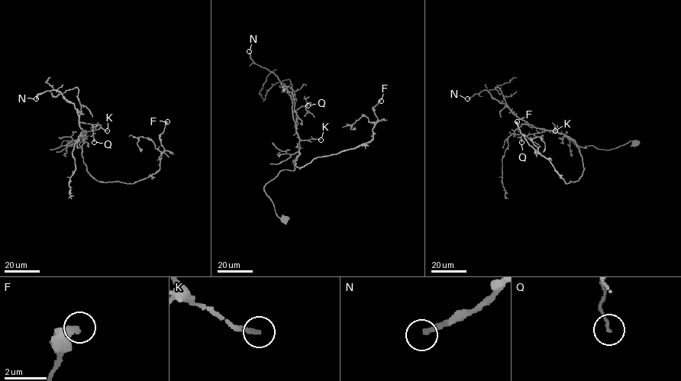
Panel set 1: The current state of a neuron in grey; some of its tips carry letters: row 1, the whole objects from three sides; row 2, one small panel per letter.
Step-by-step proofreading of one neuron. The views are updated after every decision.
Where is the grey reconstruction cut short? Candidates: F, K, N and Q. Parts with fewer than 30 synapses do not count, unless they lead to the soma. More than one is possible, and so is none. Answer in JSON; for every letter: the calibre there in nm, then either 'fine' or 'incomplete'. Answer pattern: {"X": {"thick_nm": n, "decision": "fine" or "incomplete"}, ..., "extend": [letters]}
{"F": {"thick_nm": 400, "decision": "fine"}, "K": {"thick_nm": 180, "decision": "fine"}, "N": {"thick_nm": 280, "decision": "incomplete"}, "Q": {"thick_nm": 120, "decision": "fine"}, "extend": ["N"]}

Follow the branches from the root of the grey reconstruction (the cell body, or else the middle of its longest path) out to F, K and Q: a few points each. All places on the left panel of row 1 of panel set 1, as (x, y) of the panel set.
F: (71, 143), (50, 150), (81, 147), (84, 138), (82, 155), (91, 176), (133, 183), (159, 169), (167, 121)
K: (71, 143), (63, 140), (50, 150), (62, 145), (81, 147), (87, 131), (107, 130)
Q: (71, 143), (63, 140), (50, 150), (62, 145), (81, 147), (86, 132), (80, 122), (93, 127), (94, 142)

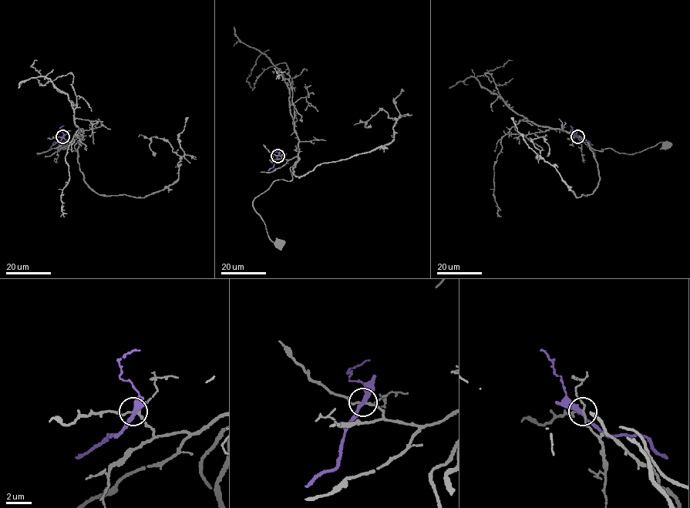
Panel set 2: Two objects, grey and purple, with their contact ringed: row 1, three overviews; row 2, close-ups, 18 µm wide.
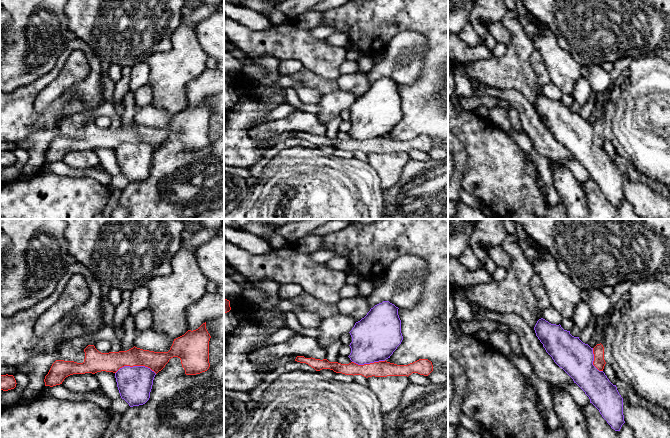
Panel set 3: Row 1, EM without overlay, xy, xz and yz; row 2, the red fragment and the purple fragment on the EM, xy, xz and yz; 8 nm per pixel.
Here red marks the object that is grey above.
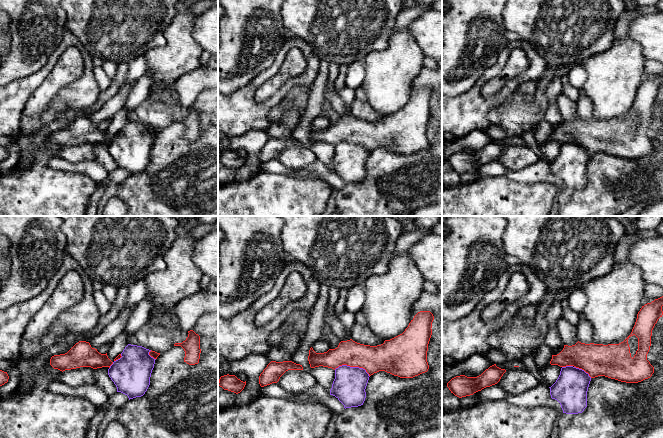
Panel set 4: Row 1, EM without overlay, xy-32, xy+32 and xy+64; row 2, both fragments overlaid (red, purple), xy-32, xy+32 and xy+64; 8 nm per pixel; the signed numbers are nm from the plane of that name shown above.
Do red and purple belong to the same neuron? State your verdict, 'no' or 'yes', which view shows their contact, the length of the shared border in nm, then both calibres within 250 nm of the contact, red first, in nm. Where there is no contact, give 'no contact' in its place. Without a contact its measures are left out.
no | xy | 340 nm | 160/280 nm

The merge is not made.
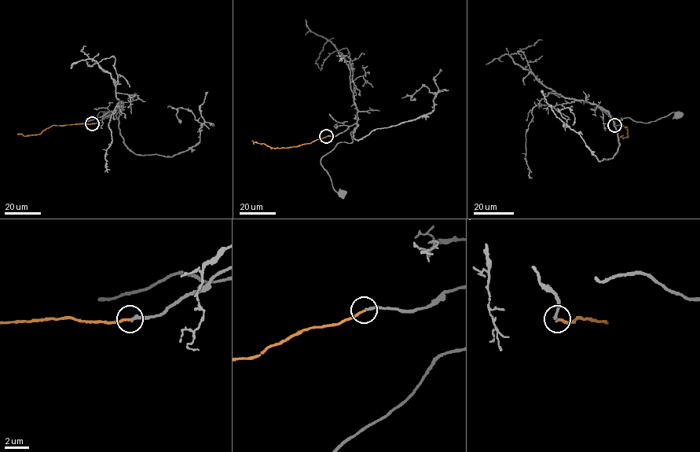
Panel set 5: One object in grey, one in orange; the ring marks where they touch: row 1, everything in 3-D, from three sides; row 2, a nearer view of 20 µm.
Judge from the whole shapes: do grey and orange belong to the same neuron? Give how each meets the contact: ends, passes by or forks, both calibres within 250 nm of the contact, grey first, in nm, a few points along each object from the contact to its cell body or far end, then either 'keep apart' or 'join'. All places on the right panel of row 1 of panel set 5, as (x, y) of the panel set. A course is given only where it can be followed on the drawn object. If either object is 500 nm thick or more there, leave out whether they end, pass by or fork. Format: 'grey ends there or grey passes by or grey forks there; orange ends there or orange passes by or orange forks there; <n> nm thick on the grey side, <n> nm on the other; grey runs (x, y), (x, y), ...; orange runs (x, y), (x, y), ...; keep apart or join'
grey ends there; orange ends there; 240 nm thick on the grey side, 200 nm on the other; grey runs (614, 125), (614, 121), (601, 108), (617, 119), (630, 118), (646, 123), (673, 112), (677, 112), (678, 115); orange runs (614, 125), (627, 127), (627, 137), (622, 138), (619, 137); join

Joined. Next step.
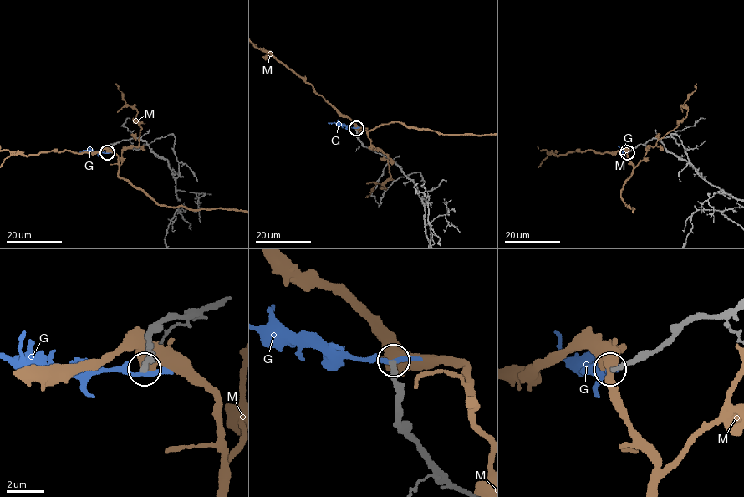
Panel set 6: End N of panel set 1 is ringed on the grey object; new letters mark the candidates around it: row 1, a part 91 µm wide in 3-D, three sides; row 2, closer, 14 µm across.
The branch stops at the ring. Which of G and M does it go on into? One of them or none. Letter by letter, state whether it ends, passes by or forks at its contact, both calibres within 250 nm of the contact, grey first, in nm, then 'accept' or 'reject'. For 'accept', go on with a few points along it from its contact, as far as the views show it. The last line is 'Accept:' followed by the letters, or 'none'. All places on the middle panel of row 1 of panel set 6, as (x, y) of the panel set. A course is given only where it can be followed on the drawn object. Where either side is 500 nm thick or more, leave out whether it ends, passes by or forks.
G: it passes by; 300 nm thick on the grey side, 240 nm on the other; reject
M: 280 nm thick on the grey side, 700 nm on the other; reject
Accept: none

